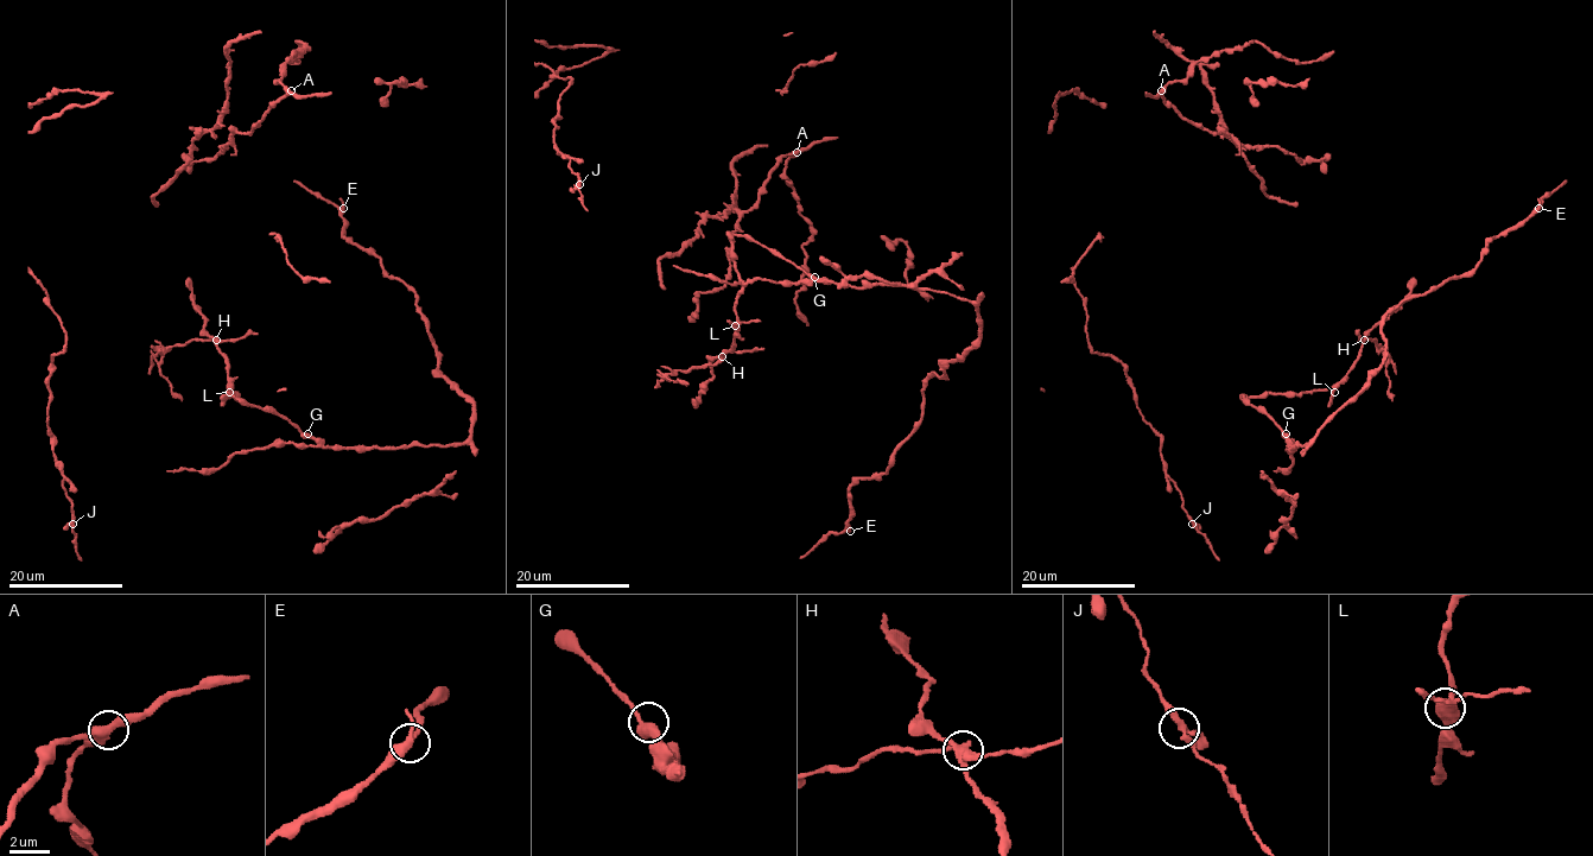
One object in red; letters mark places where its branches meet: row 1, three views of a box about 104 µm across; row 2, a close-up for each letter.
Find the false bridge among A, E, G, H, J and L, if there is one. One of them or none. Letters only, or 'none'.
H

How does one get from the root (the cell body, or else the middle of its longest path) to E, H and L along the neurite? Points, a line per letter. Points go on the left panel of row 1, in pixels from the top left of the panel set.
E: (294, 426), (337, 448), (450, 445), (469, 436), (473, 403), (440, 374), (417, 296), (342, 235), (343, 208)
H: (294, 426), (272, 411), (232, 395), (226, 397), (228, 393), (236, 394), (229, 390), (228, 361), (216, 340)
L: (294, 426), (272, 411), (232, 395), (226, 397), (228, 393), (236, 394), (230, 388), (229, 392)

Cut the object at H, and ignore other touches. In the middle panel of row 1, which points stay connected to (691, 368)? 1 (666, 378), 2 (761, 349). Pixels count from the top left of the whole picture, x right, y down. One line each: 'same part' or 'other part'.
1: same part
2: same part

